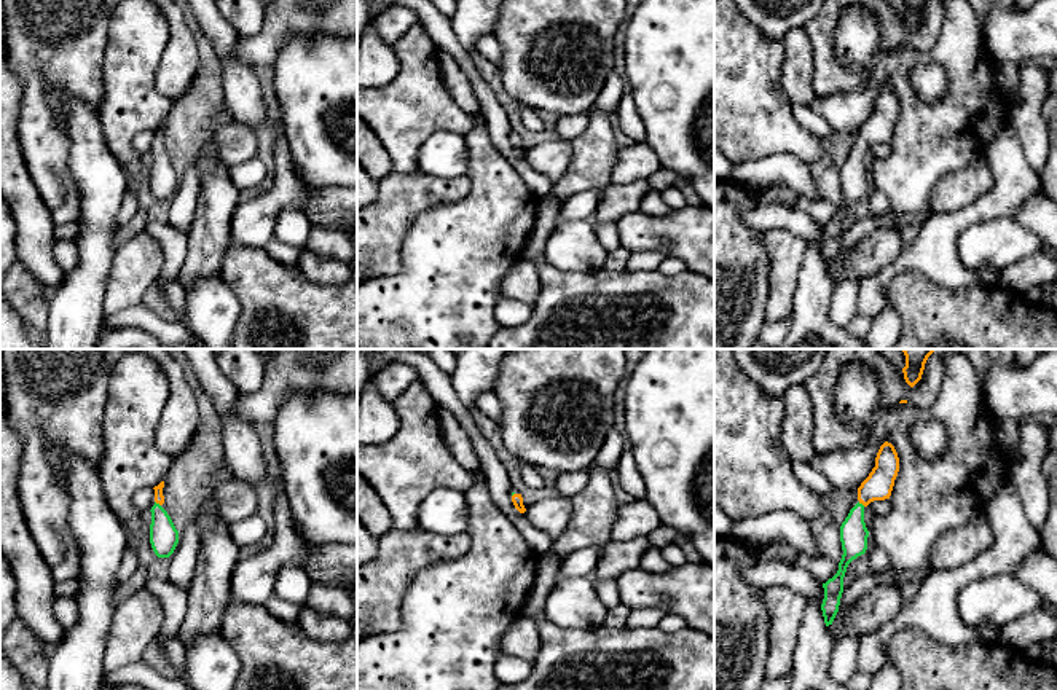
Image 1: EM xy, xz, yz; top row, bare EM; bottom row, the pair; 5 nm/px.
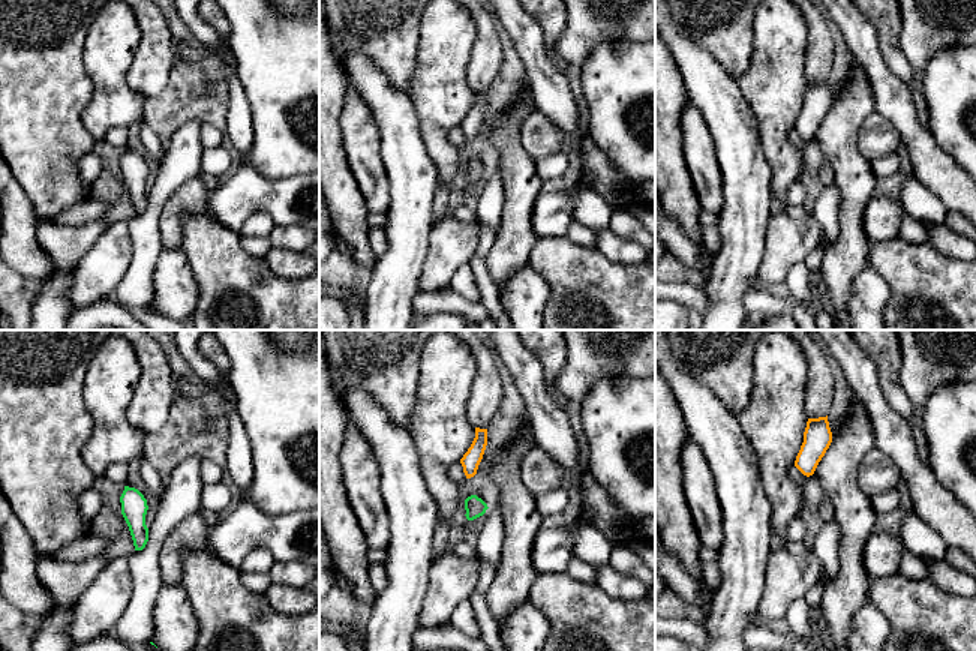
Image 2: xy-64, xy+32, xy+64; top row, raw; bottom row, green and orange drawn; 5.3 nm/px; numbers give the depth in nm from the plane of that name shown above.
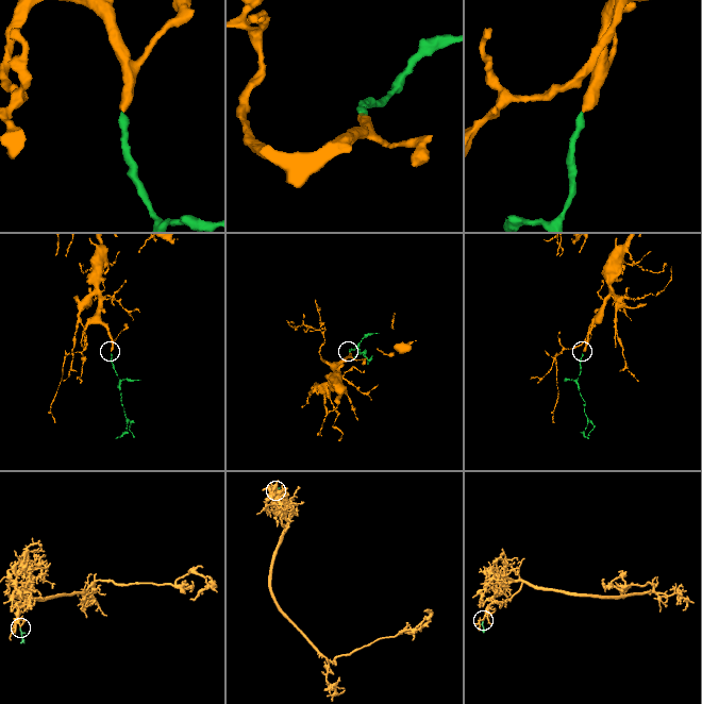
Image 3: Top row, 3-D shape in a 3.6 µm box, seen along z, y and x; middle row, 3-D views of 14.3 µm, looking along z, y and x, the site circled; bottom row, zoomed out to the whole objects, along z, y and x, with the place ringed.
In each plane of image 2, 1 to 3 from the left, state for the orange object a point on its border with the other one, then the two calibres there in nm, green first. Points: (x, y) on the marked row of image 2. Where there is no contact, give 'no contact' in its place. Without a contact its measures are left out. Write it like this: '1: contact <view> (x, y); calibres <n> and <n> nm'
1: no contact
2: no contact
3: no contact

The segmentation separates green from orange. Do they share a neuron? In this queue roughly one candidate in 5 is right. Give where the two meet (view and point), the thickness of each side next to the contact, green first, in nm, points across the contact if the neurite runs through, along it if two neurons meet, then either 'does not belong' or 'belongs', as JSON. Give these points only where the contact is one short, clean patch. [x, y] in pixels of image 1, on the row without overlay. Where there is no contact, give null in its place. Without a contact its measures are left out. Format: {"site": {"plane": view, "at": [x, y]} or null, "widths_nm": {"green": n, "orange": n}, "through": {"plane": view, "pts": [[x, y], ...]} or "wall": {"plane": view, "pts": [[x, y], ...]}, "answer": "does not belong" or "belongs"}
{"site": {"plane": "xy", "at": [158, 147]}, "widths_nm": {"green": 140, "orange": 50}, "through": {"plane": "xy", "pts": [[163, 179], [158, 147], [158, 133]]}, "answer": "belongs"}

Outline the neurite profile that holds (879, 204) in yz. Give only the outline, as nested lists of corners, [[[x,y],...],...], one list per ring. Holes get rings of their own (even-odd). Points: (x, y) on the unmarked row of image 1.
[[[878,190],[872,193],[867,206],[874,217],[883,215],[890,210],[888,198]]]

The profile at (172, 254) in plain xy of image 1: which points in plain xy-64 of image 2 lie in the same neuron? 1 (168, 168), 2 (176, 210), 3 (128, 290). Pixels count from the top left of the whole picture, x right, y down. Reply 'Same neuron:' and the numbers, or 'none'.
Same neuron: 1, 3

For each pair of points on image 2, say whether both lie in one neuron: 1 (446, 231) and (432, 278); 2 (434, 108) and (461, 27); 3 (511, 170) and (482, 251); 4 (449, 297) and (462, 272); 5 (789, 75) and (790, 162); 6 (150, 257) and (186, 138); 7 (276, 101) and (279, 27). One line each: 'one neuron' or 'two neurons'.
1: one neuron
2: one neuron
3: two neurons
4: two neurons
5: one neuron
6: one neuron
7: one neuron

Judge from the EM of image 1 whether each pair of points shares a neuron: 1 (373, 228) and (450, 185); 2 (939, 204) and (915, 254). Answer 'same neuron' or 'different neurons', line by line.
1: same neuron
2: different neurons

